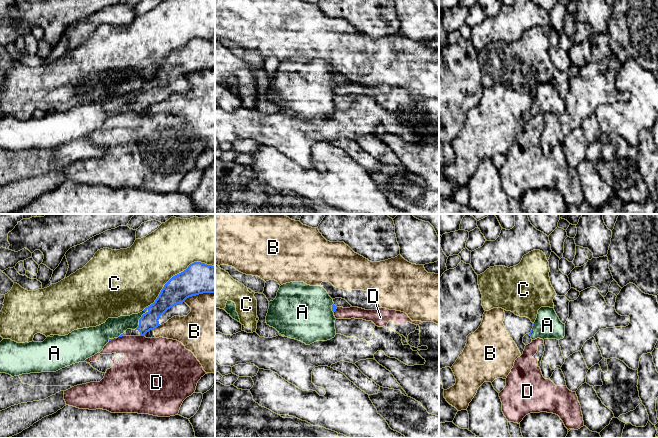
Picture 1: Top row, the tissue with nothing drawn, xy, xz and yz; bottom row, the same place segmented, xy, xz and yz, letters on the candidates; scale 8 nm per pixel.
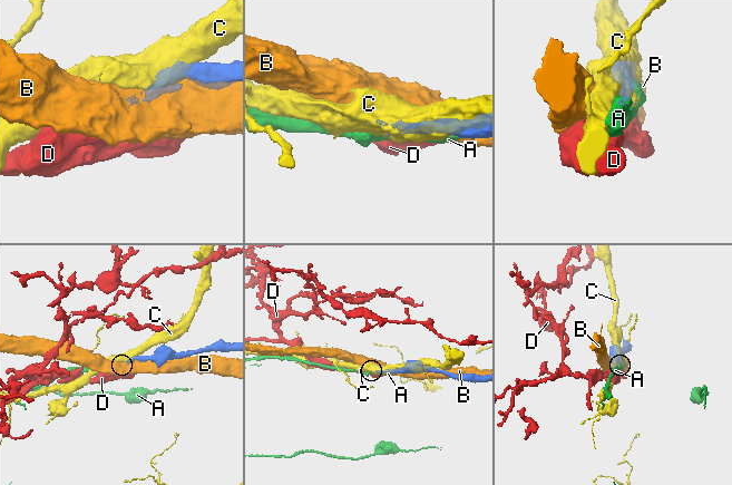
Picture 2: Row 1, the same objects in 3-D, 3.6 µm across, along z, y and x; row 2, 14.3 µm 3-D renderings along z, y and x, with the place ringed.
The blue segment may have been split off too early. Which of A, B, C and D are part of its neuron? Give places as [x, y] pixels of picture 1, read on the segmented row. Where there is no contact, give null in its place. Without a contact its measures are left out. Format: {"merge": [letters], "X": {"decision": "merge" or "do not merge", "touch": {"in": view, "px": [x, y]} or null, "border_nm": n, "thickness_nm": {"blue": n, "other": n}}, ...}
{"merge": ["A"], "A": {"decision": "merge", "touch": {"in": "xy", "px": [139, 319]}, "border_nm": 200, "thickness_nm": {"blue": 140, "other": 160}}, "B": {"decision": "do not merge", "touch": {"in": "xy", "px": [199, 293]}, "border_nm": 260, "thickness_nm": {"blue": 240, "other": 420}}, "C": {"decision": "do not merge", "touch": {"in": "xy", "px": [175, 275]}, "border_nm": 700, "thickness_nm": {"blue": 240, "other": 400}}, "D": {"decision": "do not merge", "touch": {"in": "xy", "px": [142, 335]}, "border_nm": 30, "thickness_nm": {"blue": 140, "other": 320}}}

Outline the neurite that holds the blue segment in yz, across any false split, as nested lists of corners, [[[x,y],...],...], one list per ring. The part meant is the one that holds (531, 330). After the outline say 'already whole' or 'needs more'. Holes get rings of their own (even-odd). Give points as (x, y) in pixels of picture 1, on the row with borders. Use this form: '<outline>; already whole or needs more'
[[[541,307],[533,324],[529,333],[532,340],[537,338],[560,340],[565,336],[565,324],[560,321],[554,308]]]; needs more

